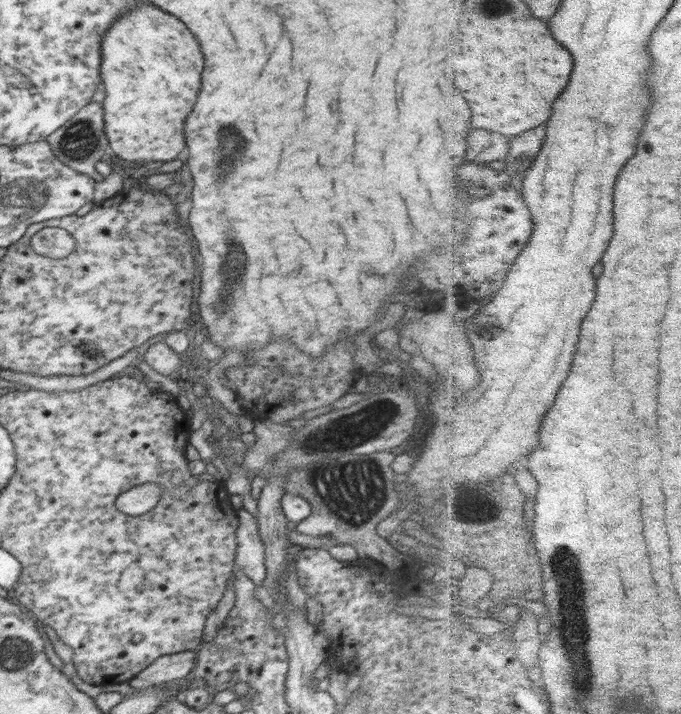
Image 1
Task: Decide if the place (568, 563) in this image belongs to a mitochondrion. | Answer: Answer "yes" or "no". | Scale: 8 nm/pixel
yes

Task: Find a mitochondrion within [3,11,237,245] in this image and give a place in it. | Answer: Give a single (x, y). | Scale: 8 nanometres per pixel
(79, 141)

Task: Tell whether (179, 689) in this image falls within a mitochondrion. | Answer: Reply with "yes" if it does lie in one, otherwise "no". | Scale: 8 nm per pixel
no

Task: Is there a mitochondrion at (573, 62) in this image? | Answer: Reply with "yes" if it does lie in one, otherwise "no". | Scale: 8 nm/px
no

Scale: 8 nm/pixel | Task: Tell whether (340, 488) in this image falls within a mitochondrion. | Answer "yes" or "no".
yes

